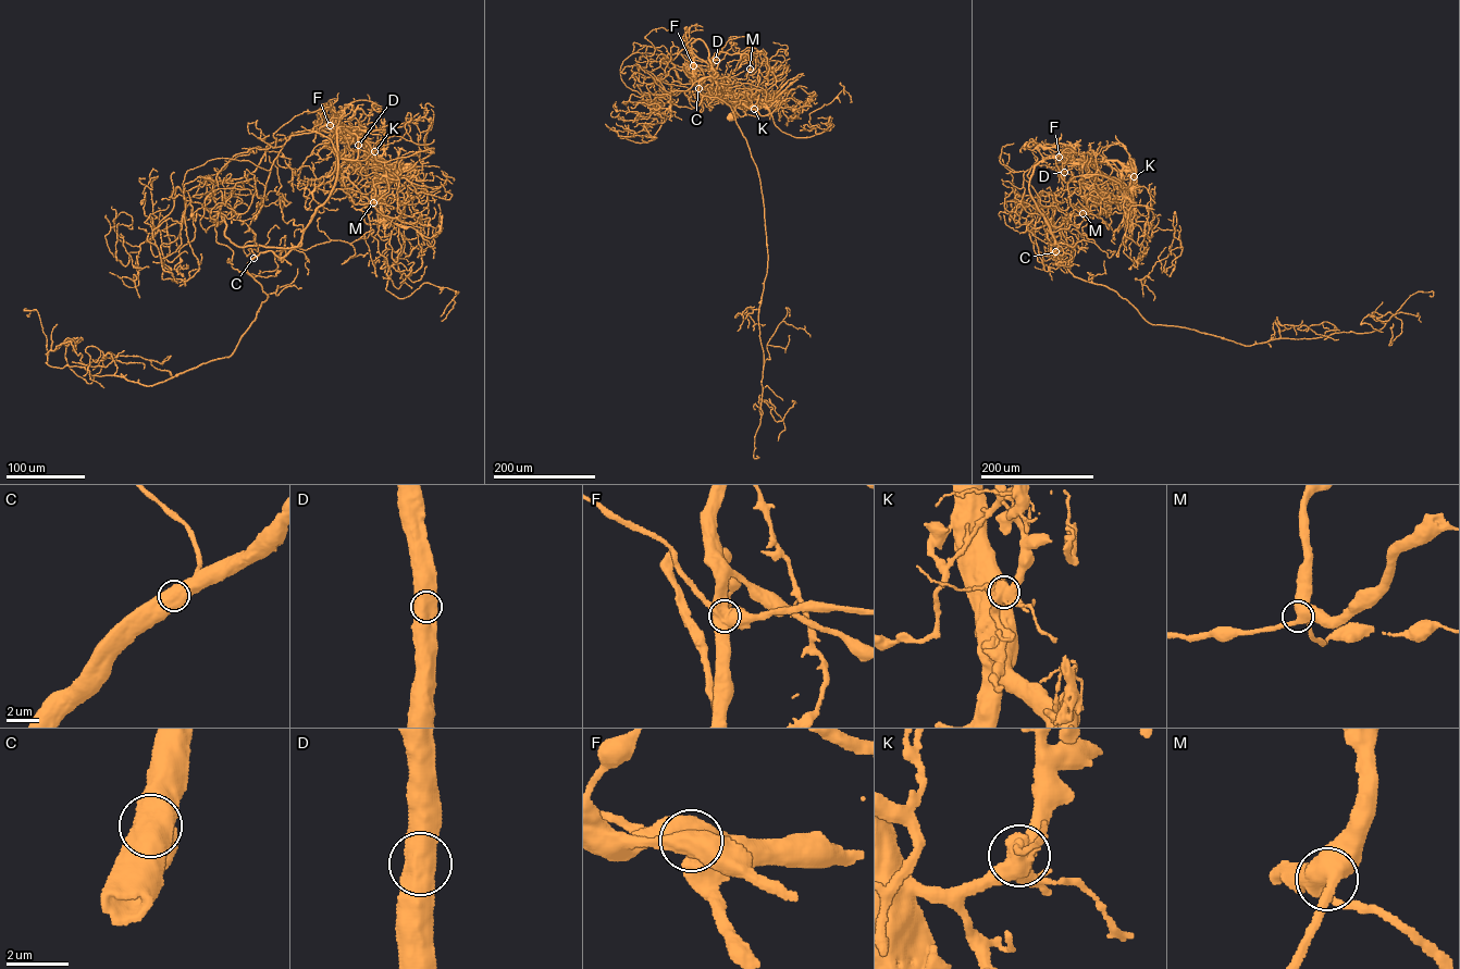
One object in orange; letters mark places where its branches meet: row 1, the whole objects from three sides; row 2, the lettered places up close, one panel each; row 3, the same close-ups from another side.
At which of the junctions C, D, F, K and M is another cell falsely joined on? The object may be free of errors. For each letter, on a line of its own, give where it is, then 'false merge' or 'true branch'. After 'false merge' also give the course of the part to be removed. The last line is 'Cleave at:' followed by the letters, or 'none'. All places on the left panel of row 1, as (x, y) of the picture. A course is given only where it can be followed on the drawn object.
C: (254, 258) | true branch
D: (358, 145) | true branch
F: (330, 125) | false merge | (330, 124), (345, 136), (353, 154)
K: (374, 151) | true branch
M: (373, 202) | true branch
Cleave at: F

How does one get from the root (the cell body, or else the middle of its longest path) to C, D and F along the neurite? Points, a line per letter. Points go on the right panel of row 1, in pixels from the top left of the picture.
C: (1130, 163), (1072, 164), (1047, 158), (1035, 166), (1029, 191), (1058, 244), (1054, 251), (1050, 247), (1055, 251)
D: (1130, 163), (1111, 160), (1066, 163), (1064, 172)
F: (1130, 163), (1101, 160), (1071, 166), (1059, 157)

